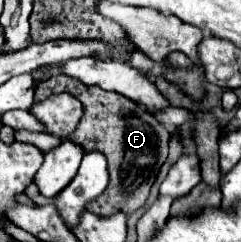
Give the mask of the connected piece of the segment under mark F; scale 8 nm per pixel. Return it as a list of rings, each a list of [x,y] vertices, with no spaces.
[[[64,74],[38,82],[34,88],[34,102],[40,102],[50,94],[58,92],[68,92],[84,104],[84,116],[76,128],[76,134],[72,134],[70,140],[82,144],[88,152],[102,150],[108,156],[110,166],[108,192],[104,192],[100,200],[94,200],[94,204],[88,204],[88,212],[98,216],[112,216],[116,212],[130,214],[136,208],[140,208],[146,202],[148,192],[156,180],[156,174],[168,156],[170,132],[166,130],[166,126],[160,124],[150,112],[146,112],[130,98],[120,96],[118,92],[106,92],[96,86],[86,86],[84,82],[72,80]]]

